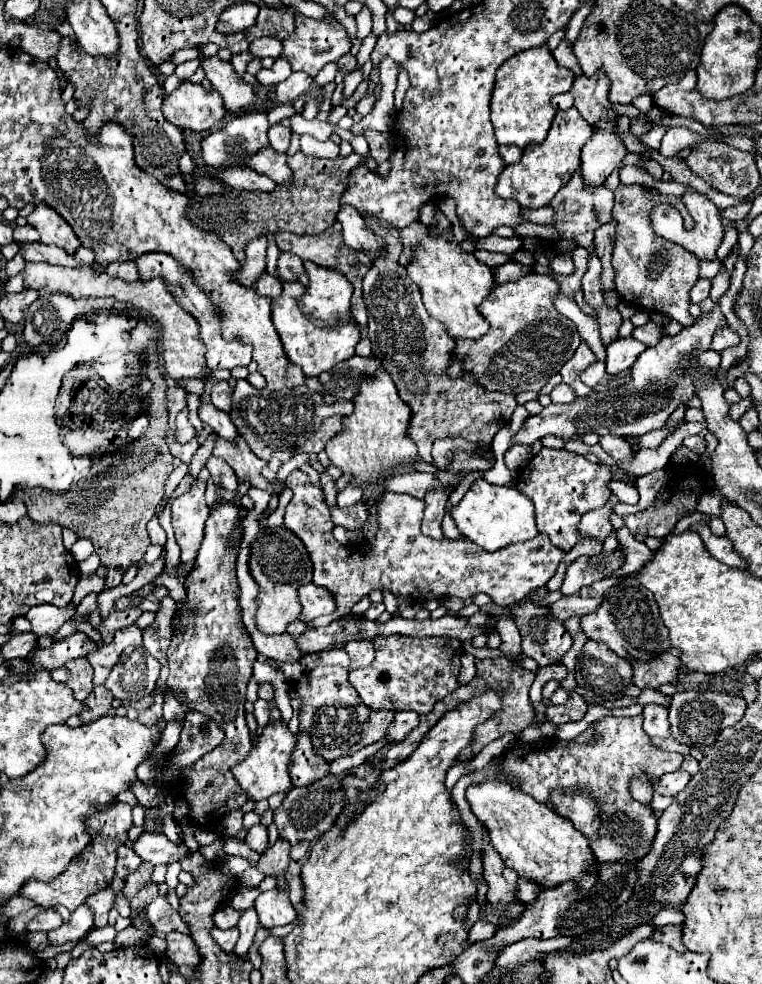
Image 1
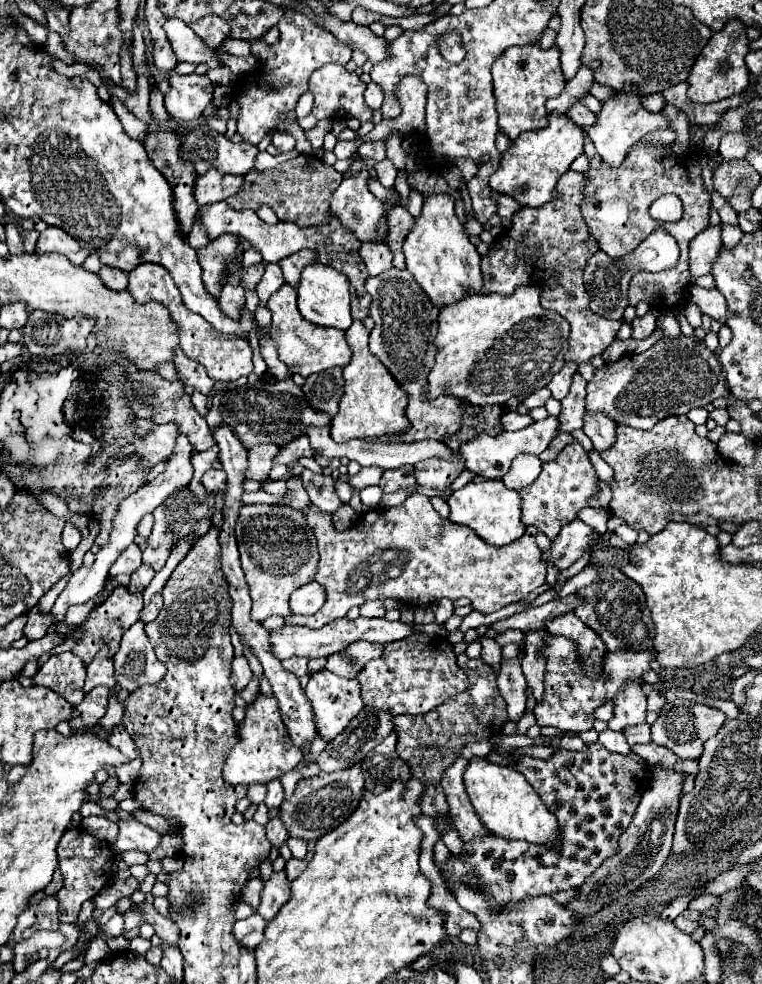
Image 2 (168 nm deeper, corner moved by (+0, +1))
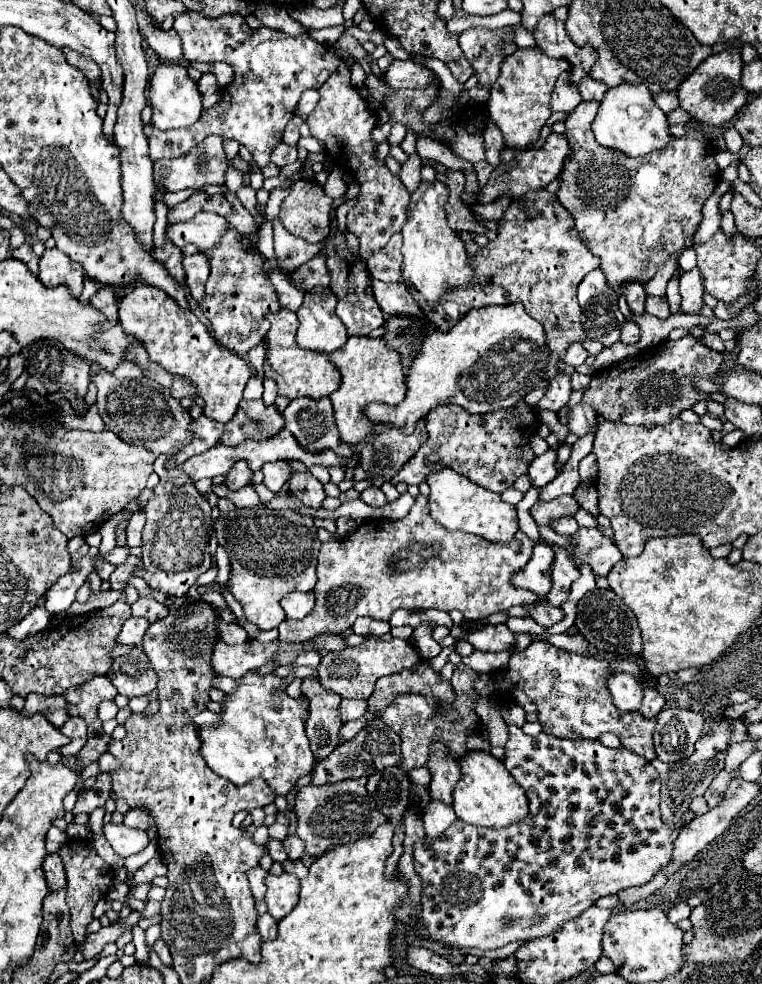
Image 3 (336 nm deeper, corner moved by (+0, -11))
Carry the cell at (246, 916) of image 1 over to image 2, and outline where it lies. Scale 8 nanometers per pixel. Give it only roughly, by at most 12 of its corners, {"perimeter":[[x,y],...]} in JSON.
{"perimeter":[[250,879],[242,889],[242,901],[252,909],[260,905],[260,879]]}

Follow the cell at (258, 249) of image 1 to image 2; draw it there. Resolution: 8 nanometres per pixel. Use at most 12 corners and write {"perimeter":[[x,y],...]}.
{"perimeter":[[220,235],[198,249],[202,279],[214,297],[228,263],[242,253],[236,235]]}

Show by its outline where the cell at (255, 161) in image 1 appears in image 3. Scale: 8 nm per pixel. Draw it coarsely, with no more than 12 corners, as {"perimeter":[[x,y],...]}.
{"perimeter":[[206,137],[188,155],[154,163],[166,191],[224,185],[222,139]]}

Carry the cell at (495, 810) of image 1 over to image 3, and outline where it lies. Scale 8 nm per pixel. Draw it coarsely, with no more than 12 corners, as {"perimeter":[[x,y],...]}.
{"perimeter":[[460,759],[452,809],[502,829],[528,815],[528,799],[500,759]]}

